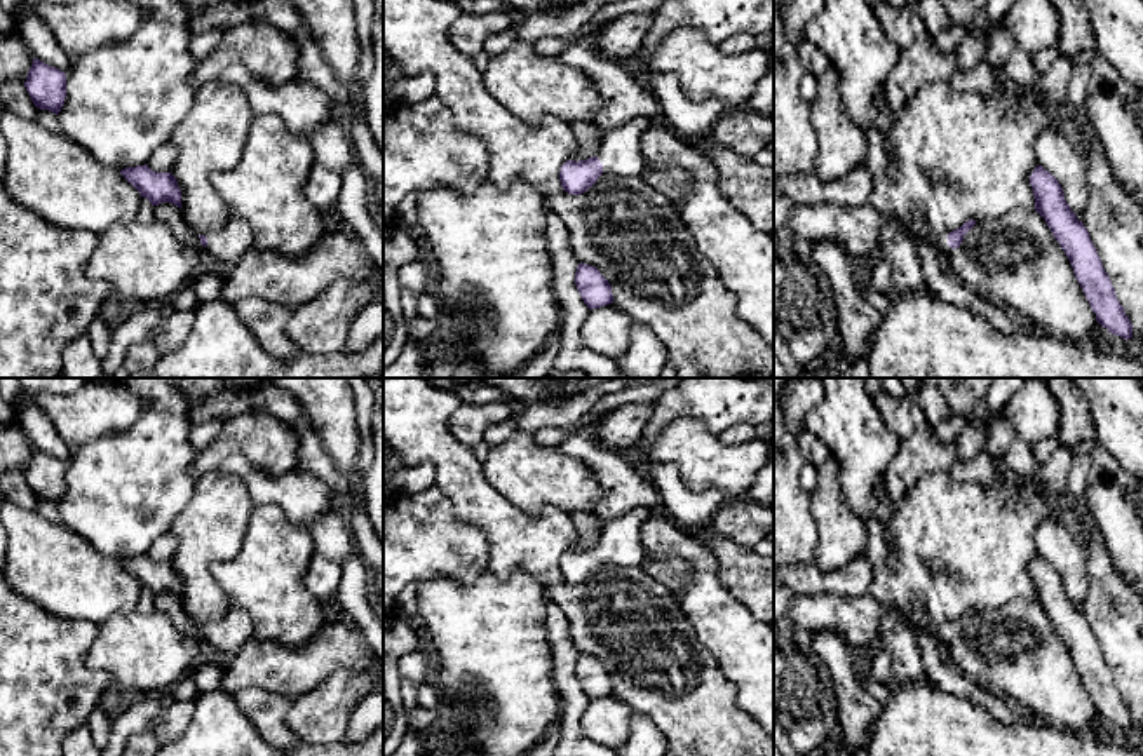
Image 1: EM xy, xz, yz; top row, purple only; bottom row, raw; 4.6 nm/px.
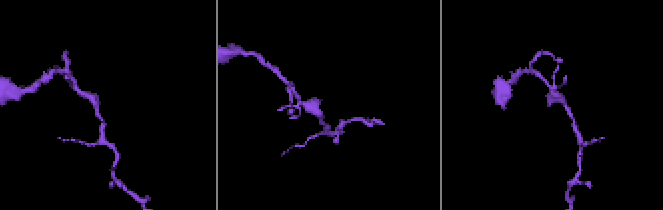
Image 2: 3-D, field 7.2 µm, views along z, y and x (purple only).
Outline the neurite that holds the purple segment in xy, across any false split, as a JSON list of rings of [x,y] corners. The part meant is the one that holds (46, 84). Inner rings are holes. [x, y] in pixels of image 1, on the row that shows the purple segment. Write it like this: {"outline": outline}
{"outline": [[[35,57],[24,87],[37,108],[49,110],[56,115],[61,111],[66,98],[64,71],[49,66]]]}

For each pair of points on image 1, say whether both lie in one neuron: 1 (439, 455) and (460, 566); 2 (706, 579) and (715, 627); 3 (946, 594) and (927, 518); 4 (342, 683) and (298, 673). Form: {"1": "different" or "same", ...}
{"1": "different", "2": "same", "3": "same", "4": "different"}

